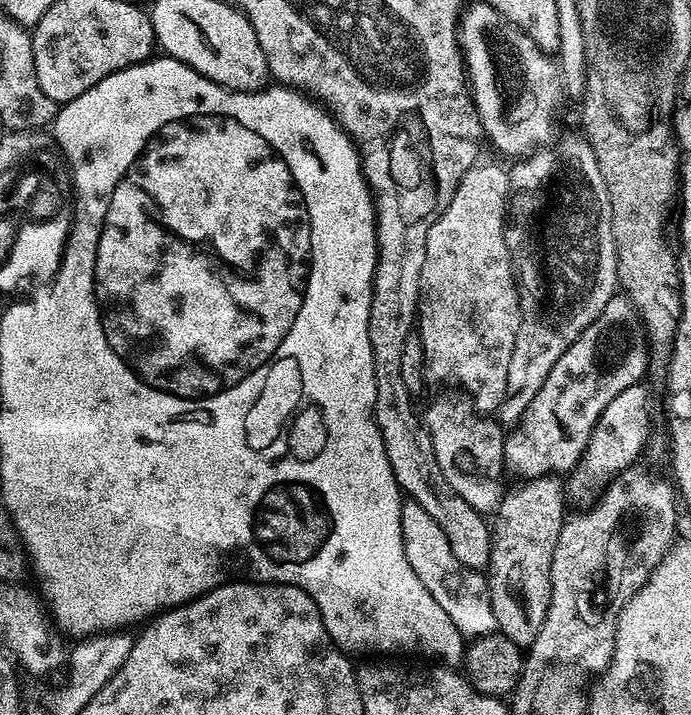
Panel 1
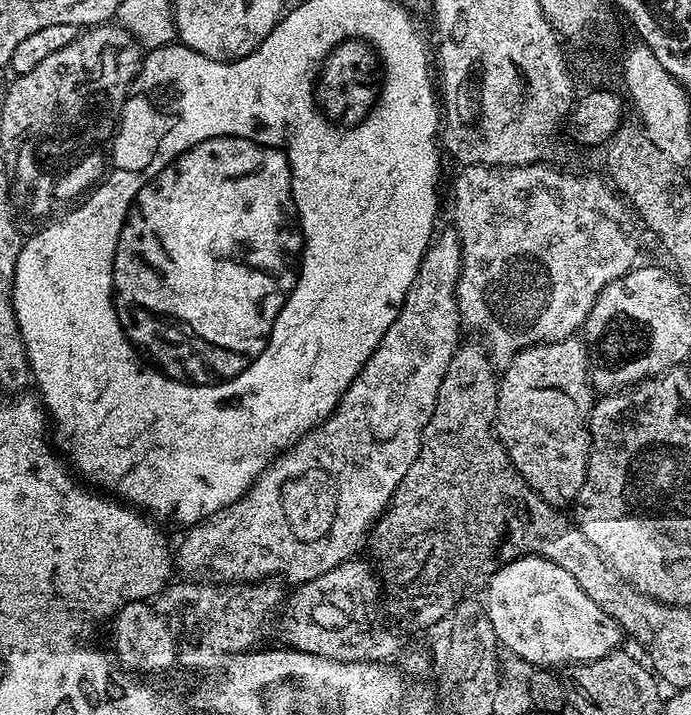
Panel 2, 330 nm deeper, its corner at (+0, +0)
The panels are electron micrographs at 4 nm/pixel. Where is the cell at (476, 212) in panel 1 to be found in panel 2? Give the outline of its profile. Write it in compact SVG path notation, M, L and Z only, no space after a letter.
M551 163L539 164L466 164L459 169L456 185L452 192L456 195L456 221L454 227L456 237L460 240L460 277L456 283L456 305L460 311L460 323L465 329L473 328L481 332L493 361L507 362L517 356L522 350L533 348L536 344L548 344L552 340L564 340L565 337L579 333L583 329L586 318L594 306L601 290L611 280L631 272L636 260L636 240L628 236L628 228L623 224L623 199L603 179L596 176L575 176L572 172L559 172L551 168Z

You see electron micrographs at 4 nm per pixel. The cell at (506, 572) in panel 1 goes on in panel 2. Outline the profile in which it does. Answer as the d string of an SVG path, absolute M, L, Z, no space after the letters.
M575 335L548 344L536 344L507 361L508 368L498 380L496 390L496 436L508 450L510 462L520 472L528 487L547 504L571 505L580 493L588 469L588 418L592 415L594 389L588 379L588 350L583 339Z

